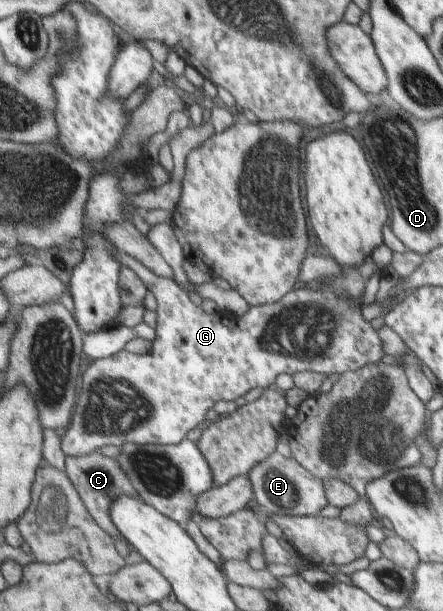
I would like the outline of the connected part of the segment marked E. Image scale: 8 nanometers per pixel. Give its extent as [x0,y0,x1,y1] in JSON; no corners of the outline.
[246,452,327,515]

